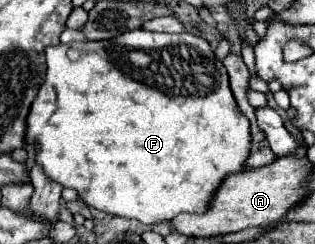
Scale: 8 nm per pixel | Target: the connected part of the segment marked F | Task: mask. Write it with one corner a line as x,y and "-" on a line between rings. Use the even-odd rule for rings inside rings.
132,30
106,42
50,46
46,64
46,80
28,114
26,140
36,146
36,162
42,164
46,176
76,190
90,208
148,226
170,222
182,212
204,214
222,180
246,170
250,122
238,112
228,72
202,36
-
130,50
154,52
154,76
144,76
130,66

